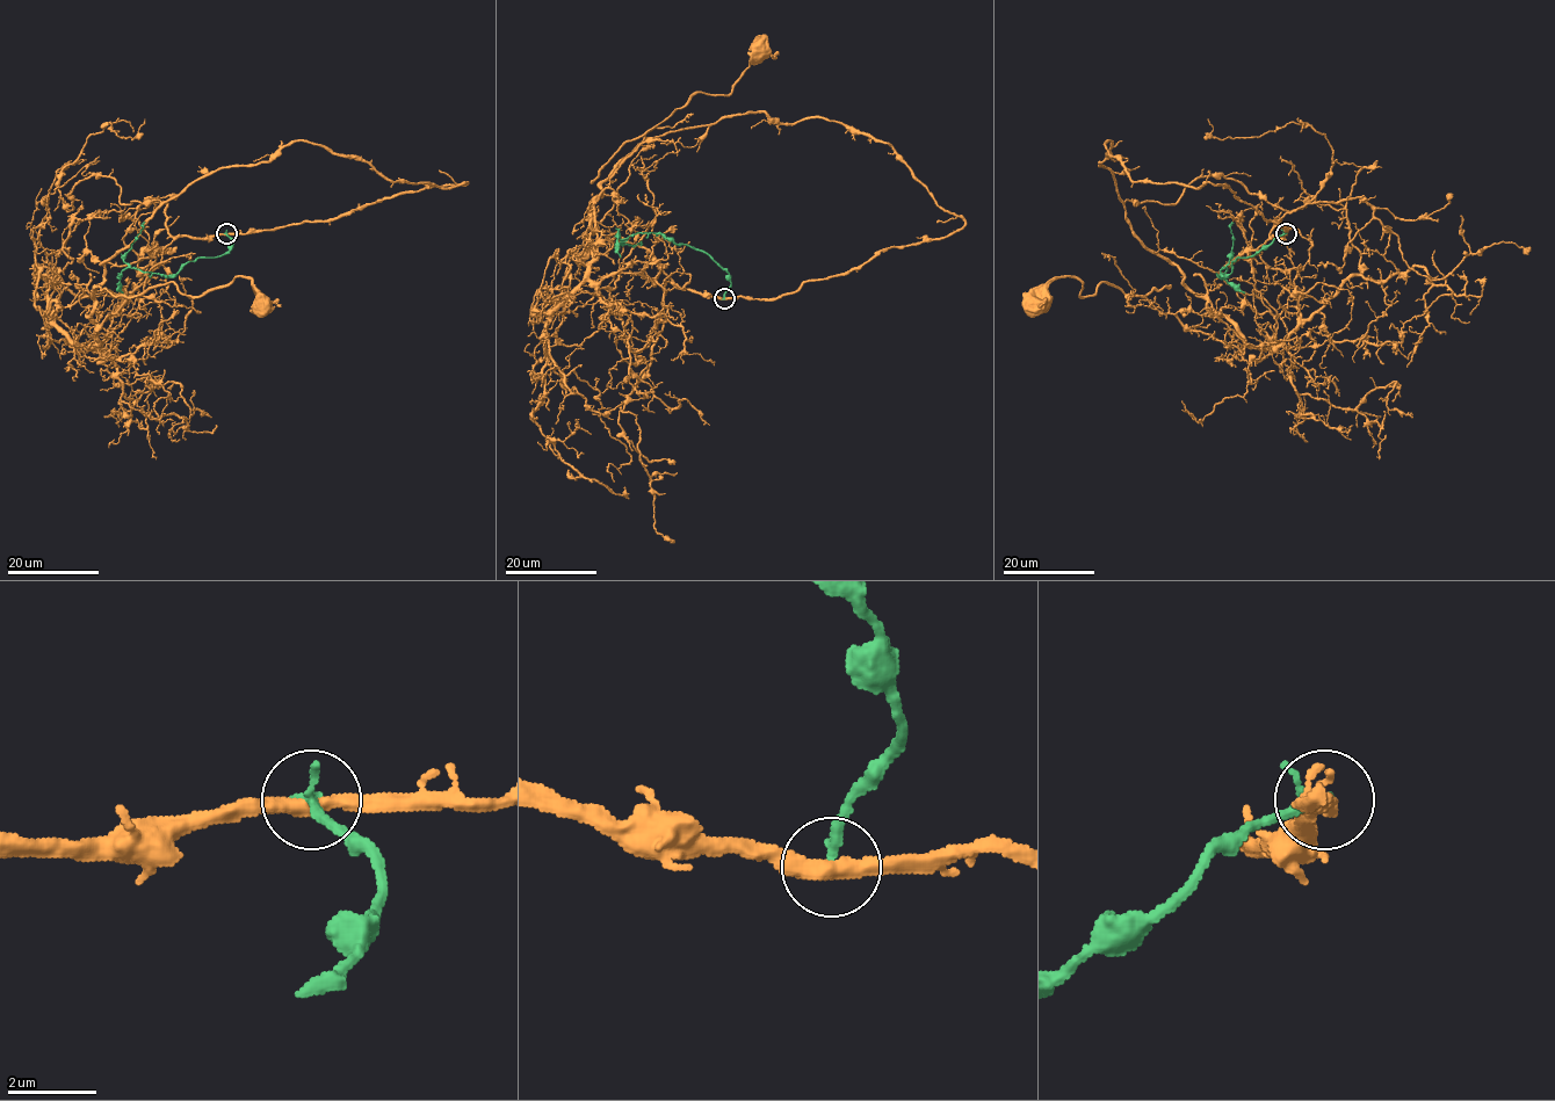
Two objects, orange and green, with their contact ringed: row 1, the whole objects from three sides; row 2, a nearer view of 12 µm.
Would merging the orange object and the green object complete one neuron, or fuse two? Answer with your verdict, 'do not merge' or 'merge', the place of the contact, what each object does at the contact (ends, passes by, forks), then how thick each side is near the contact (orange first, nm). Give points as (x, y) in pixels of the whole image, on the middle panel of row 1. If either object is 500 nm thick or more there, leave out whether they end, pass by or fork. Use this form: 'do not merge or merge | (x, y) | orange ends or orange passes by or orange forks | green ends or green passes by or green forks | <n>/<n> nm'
do not merge | (724, 298) | orange passes by | green passes by | 360/170 nm

